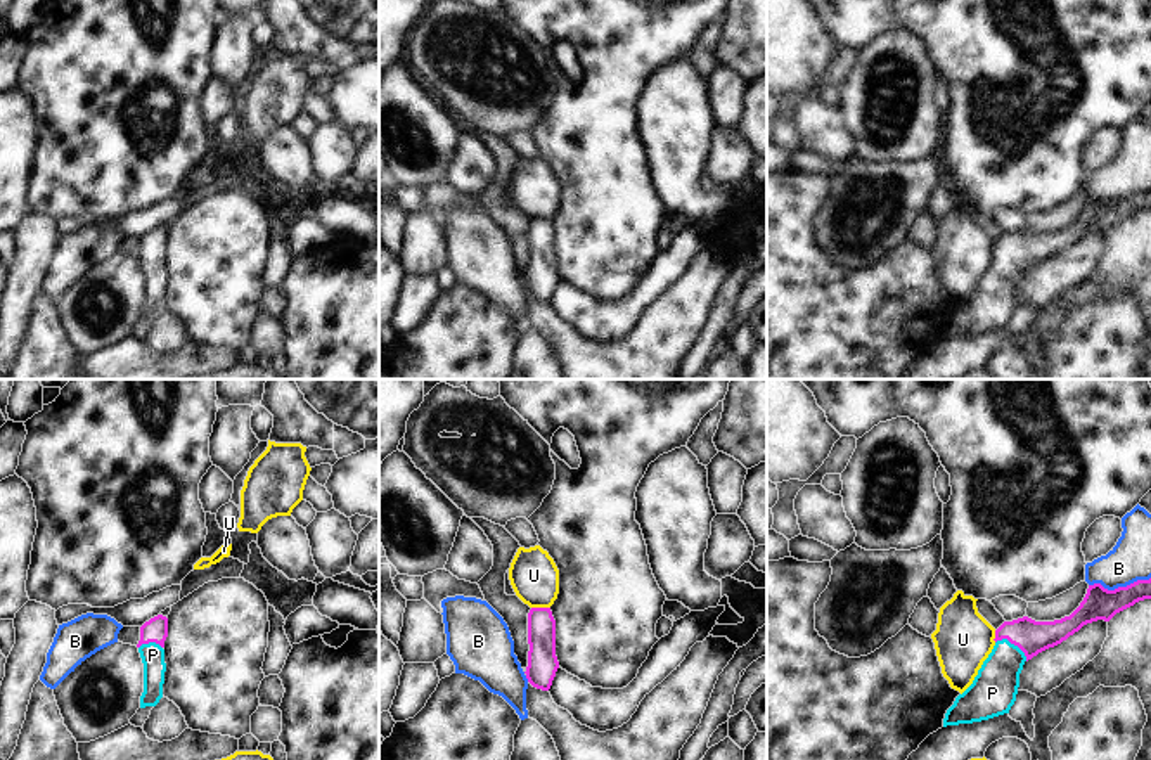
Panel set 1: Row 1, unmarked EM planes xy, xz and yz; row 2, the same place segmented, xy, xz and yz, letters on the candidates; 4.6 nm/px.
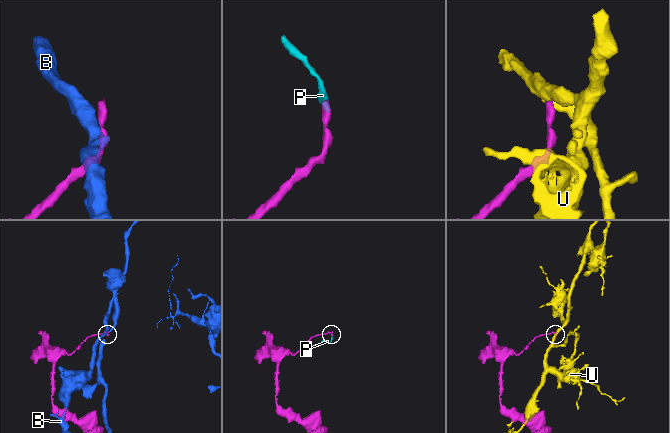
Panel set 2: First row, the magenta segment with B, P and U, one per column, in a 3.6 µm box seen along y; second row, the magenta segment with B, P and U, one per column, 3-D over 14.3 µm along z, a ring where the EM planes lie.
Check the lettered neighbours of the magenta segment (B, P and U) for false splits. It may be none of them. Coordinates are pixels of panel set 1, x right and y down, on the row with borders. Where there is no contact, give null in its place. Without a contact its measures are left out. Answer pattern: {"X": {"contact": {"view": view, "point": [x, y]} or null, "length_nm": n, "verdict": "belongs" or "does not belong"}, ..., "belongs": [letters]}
{"B": {"contact": {"view": "yz", "point": [1118, 587]}, "length_nm": 300, "verdict": "does not belong"}, "P": {"contact": {"view": "yz", "point": [1013, 643]}, "length_nm": 180, "verdict": "belongs"}, "U": {"contact": {"view": "xz", "point": [540, 608]}, "length_nm": 90, "verdict": "does not belong"}, "belongs": ["P"]}

